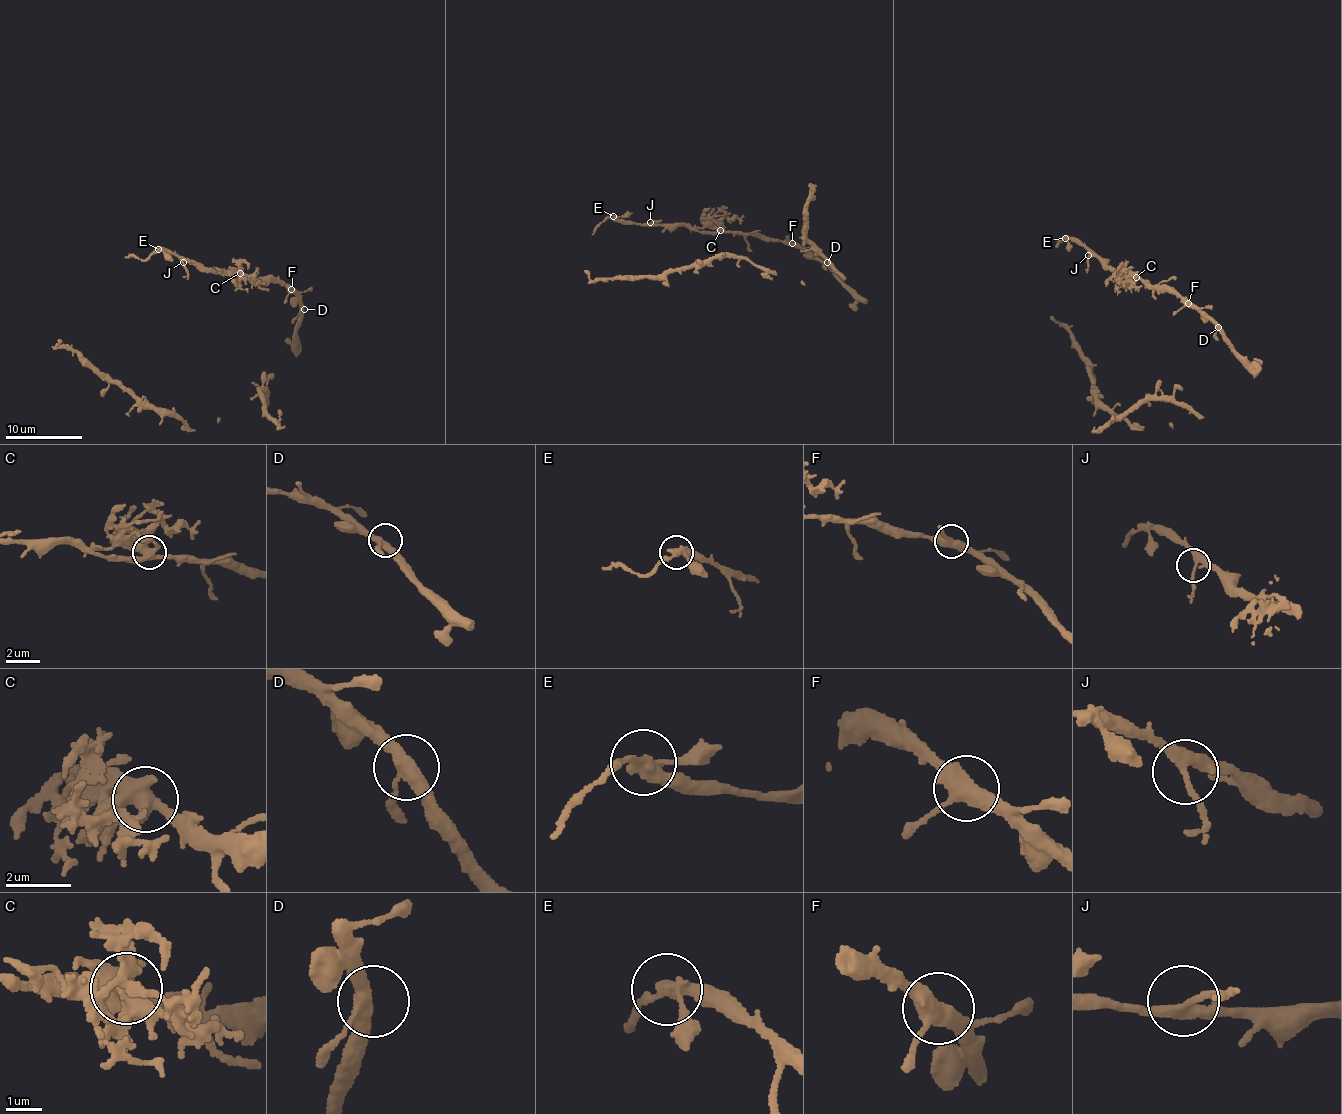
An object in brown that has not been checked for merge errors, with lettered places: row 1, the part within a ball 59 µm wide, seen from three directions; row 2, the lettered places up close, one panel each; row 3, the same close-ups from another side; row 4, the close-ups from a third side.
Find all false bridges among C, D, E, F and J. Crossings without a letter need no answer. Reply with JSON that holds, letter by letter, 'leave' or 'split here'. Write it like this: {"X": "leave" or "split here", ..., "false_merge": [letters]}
{"C": "split here", "D": "leave", "E": "split here", "F": "leave", "J": "leave", "false_merge": ["C", "E"]}

